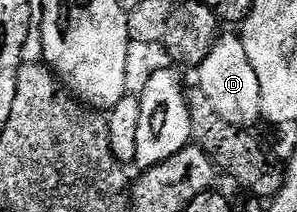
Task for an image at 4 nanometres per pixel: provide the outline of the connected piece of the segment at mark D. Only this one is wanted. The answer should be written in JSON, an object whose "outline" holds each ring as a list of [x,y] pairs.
{"outline":[[[219,34],[212,45],[208,57],[196,69],[200,94],[212,101],[212,106],[228,125],[236,125],[243,129],[254,129],[262,119],[260,105],[260,81],[256,78],[256,69],[252,69],[252,61],[248,61],[248,53],[244,53],[244,45],[237,34]]]}

